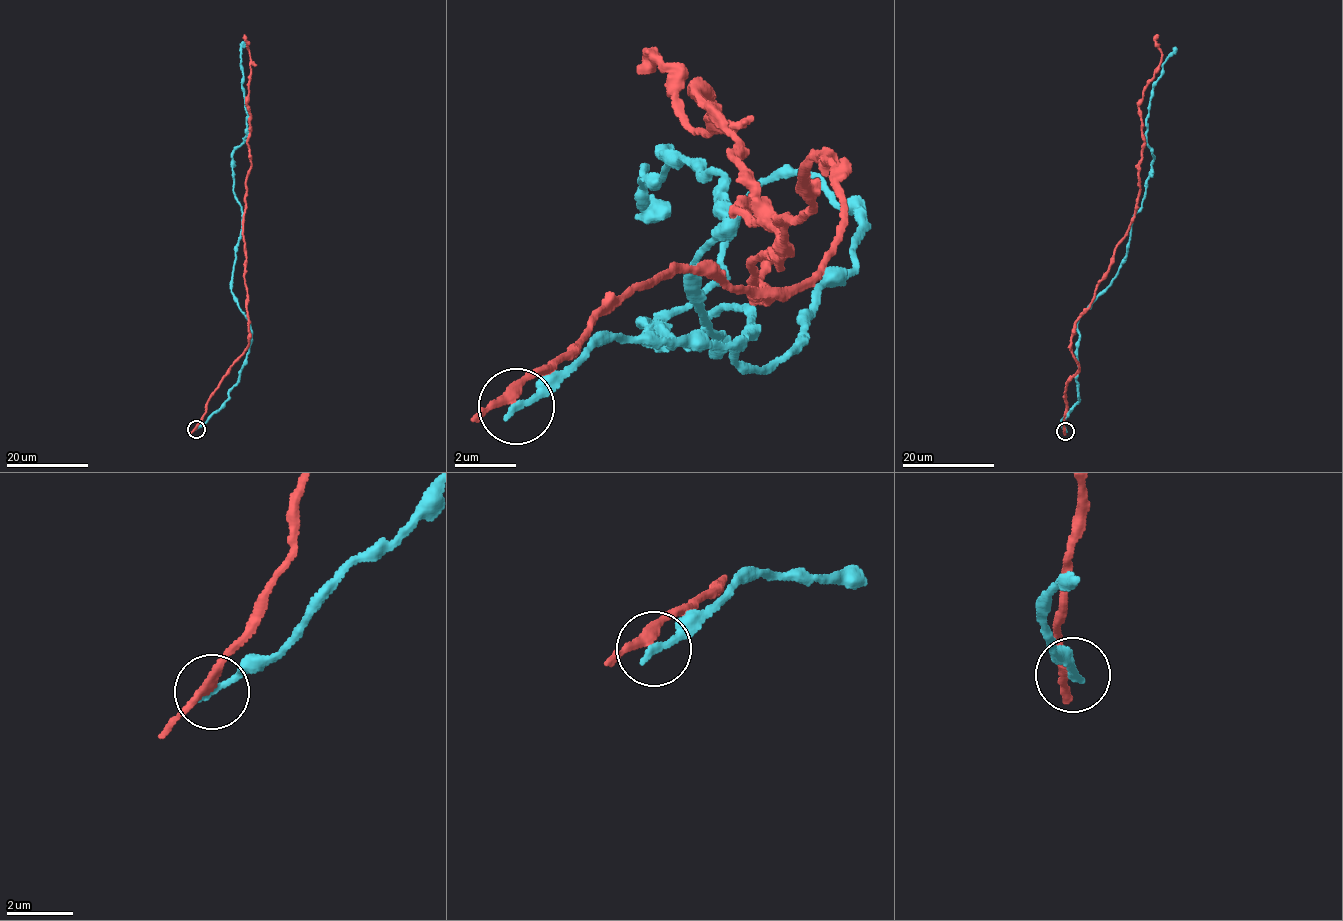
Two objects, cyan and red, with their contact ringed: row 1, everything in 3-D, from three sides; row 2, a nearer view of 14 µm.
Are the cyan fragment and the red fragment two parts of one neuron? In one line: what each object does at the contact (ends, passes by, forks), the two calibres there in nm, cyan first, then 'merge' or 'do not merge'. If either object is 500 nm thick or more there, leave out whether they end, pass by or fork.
cyan ends; red passes by; calibres 240 and 260 nm; do not merge

